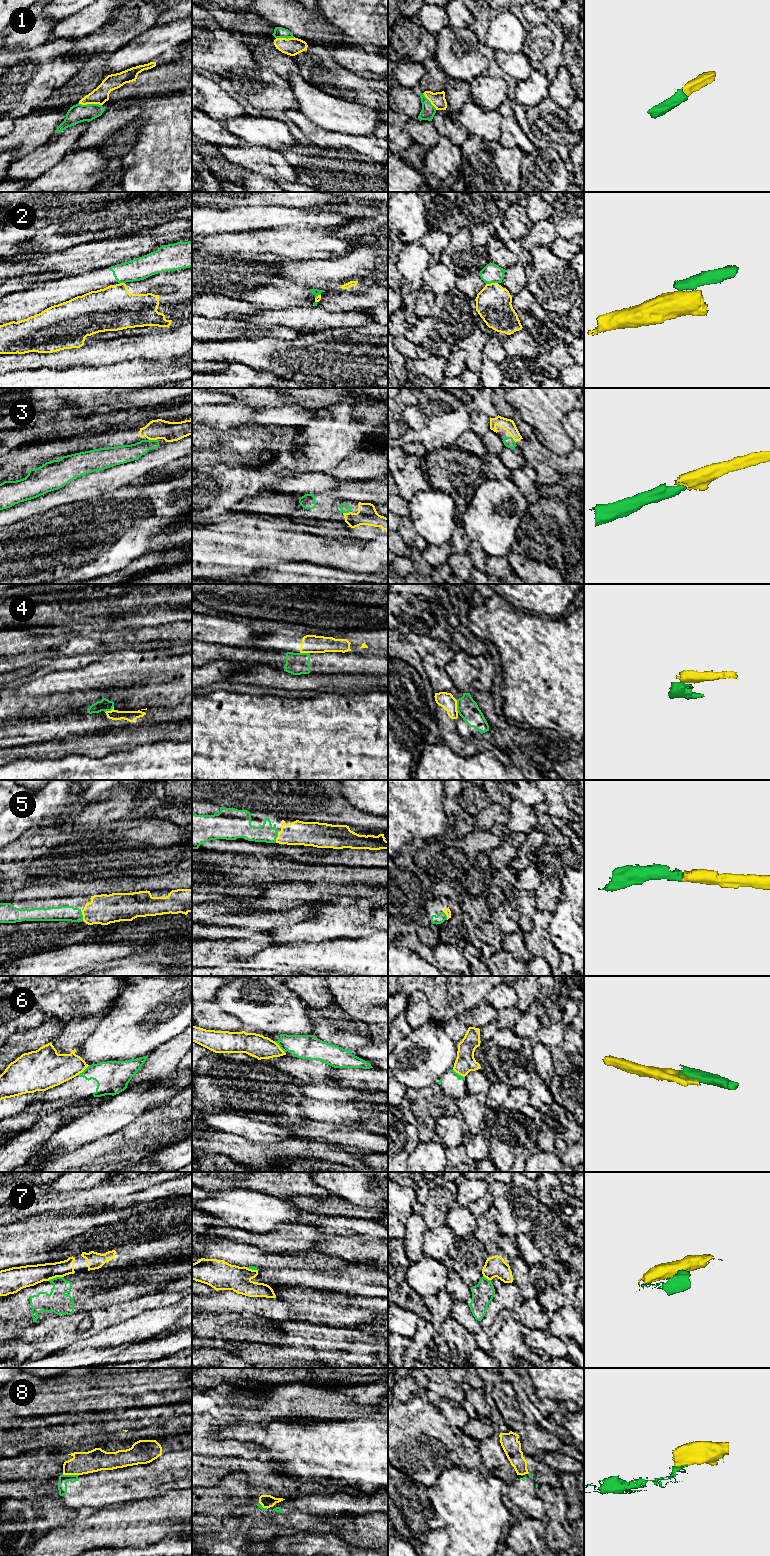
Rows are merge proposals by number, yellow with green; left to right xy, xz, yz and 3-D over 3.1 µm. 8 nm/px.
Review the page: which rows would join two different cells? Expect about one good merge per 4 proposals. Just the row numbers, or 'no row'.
2, 4, 6, 7, 8

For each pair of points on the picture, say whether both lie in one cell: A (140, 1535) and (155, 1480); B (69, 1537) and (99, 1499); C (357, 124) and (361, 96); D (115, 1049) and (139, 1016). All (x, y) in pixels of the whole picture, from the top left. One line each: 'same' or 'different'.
A: different
B: different
C: different
D: same

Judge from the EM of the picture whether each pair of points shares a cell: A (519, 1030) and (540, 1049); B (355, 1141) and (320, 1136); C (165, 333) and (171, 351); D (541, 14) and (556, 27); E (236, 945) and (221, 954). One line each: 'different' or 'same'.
A: different
B: same
C: same
D: different
E: different

